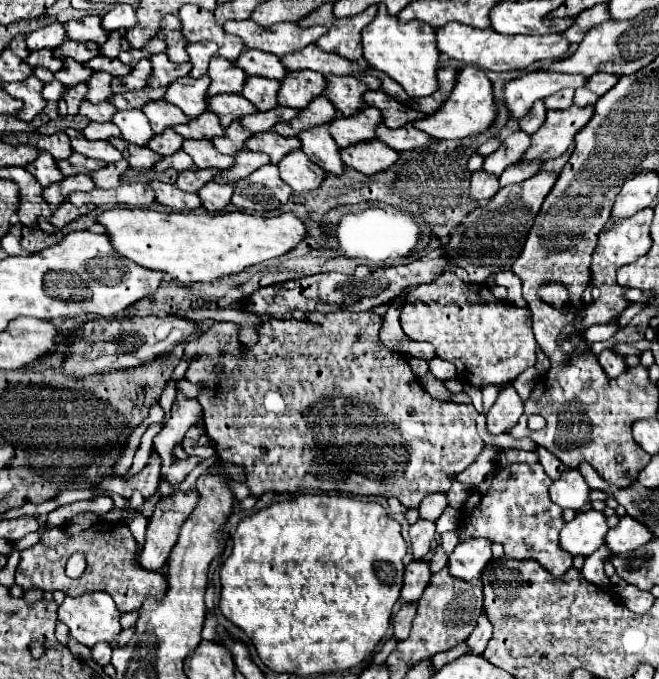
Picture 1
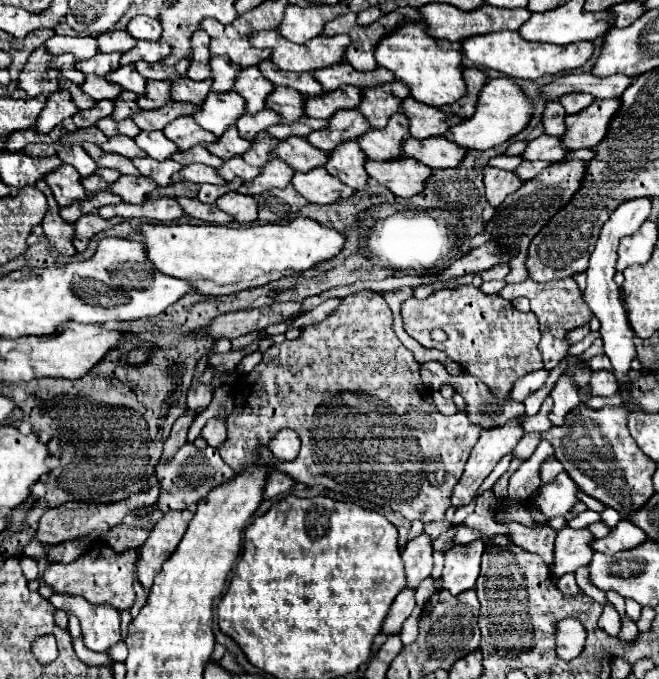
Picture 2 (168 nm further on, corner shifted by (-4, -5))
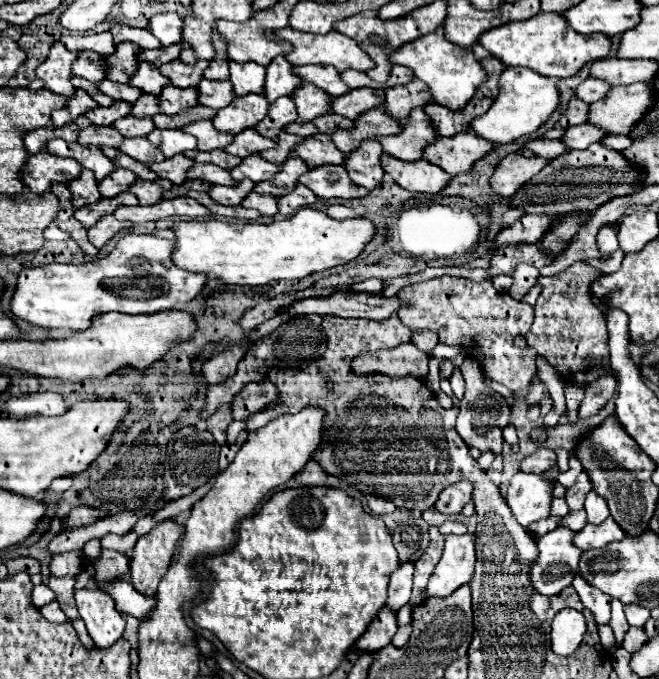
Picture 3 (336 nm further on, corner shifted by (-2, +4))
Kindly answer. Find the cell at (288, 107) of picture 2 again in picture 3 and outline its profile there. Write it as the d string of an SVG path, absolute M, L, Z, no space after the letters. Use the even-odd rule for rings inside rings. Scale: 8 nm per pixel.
M304 83L304 87L300 87L300 91L296 91L296 95L292 95L296 107L298 107L298 115L300 121L308 123L320 115L328 115L332 113L332 97L322 91L320 87L316 87L314 83Z

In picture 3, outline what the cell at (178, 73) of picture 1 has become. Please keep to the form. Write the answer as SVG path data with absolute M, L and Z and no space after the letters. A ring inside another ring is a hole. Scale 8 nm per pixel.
M202 79L198 85L198 91L200 91L200 103L206 107L212 107L216 111L228 107L236 99L236 93L234 93L230 81Z

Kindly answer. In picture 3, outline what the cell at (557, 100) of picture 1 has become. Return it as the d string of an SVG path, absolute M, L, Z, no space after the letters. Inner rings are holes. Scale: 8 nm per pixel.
M588 77L586 81L582 81L582 83L578 85L576 97L580 97L580 99L586 101L586 103L594 103L594 101L600 101L608 91L610 91L610 83L602 81L602 79Z

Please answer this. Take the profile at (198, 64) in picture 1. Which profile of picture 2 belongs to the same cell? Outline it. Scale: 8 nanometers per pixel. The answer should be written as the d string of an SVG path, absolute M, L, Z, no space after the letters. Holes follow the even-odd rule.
M212 56L210 58L210 70L212 70L212 90L216 92L228 92L232 90L232 84L236 80L236 74L240 70L240 66L232 64L230 58L224 56Z

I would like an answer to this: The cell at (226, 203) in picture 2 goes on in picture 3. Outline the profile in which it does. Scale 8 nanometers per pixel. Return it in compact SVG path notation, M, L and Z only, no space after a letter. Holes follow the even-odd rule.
M252 191L248 195L248 199L244 199L242 205L250 207L250 209L258 209L262 215L276 215L278 213L278 197L272 197L272 195L258 195Z

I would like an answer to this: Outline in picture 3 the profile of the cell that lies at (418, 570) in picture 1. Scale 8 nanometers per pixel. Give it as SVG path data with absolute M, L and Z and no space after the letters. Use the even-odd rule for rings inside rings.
M384 607L368 625L366 633L356 641L356 649L360 653L374 653L380 647L388 645L396 633L396 615L392 615L392 611L388 611L388 607Z

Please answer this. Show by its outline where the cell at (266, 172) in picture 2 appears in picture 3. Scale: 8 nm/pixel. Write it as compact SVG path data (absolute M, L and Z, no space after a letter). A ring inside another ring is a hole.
M292 157L292 159L288 159L288 163L282 163L280 175L276 175L276 179L270 179L268 183L258 183L254 187L254 191L262 193L262 195L284 197L290 191L294 191L294 187L298 185L300 175L304 175L306 171L310 171L308 165L300 157Z

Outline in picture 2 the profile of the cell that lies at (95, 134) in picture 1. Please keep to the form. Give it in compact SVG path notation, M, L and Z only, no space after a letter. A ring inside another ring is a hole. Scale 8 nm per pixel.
M116 134L112 138L108 138L104 144L100 144L100 148L104 152L116 152L120 156L126 156L126 158L136 158L136 156L146 156L146 152L142 152L132 138L128 136L122 136L122 134Z

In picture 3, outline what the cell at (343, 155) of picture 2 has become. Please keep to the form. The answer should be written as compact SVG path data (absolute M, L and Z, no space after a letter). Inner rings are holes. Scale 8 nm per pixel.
M370 139L360 147L360 151L356 151L356 155L348 155L348 163L344 167L352 181L366 189L378 187L384 177L384 169L380 165L382 153L382 145L376 143L376 139Z

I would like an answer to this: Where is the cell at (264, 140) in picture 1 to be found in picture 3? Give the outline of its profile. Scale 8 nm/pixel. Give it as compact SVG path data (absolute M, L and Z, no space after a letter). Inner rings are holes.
M314 135L304 139L304 143L300 143L300 147L296 147L294 153L300 159L304 159L310 169L316 169L322 165L344 165L344 159L346 159L346 155L338 151L338 147L328 135Z

